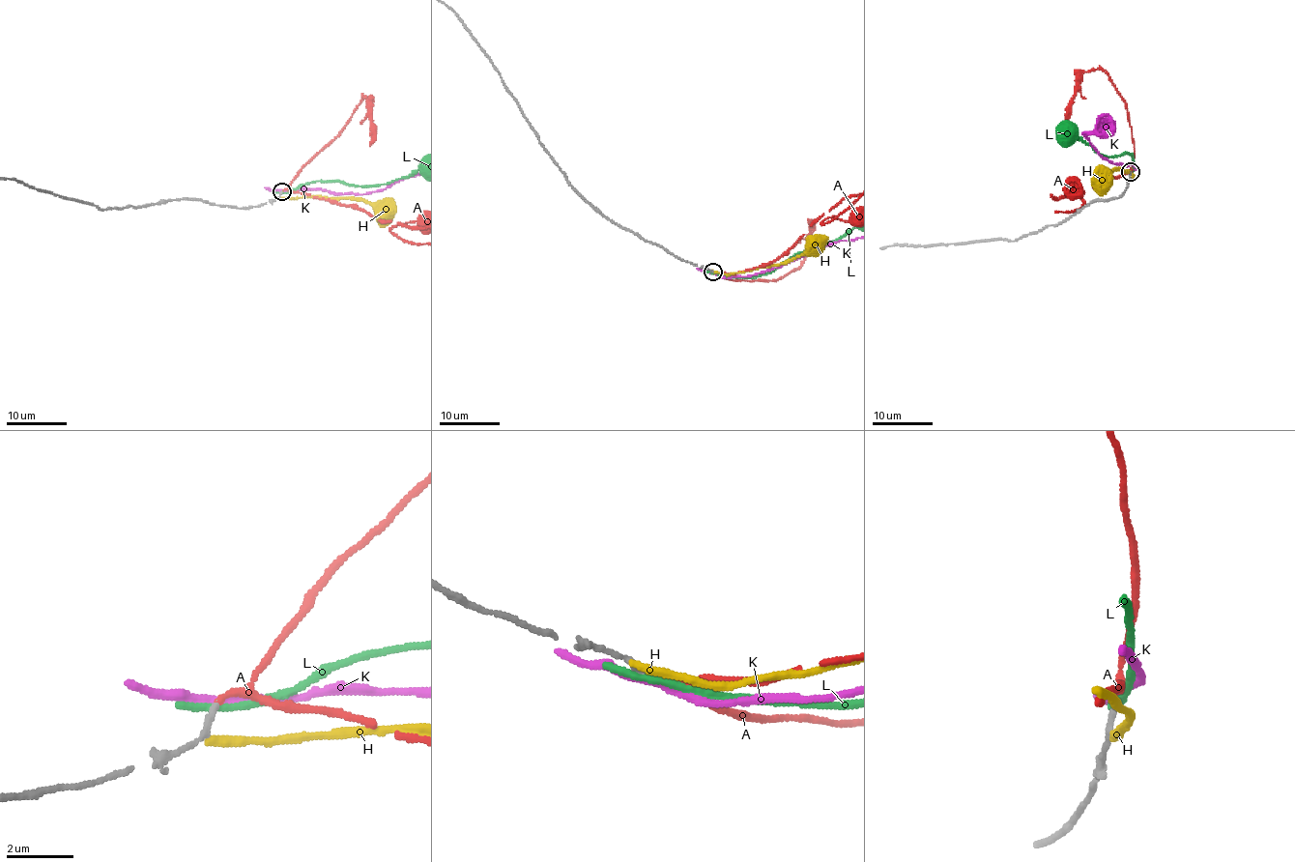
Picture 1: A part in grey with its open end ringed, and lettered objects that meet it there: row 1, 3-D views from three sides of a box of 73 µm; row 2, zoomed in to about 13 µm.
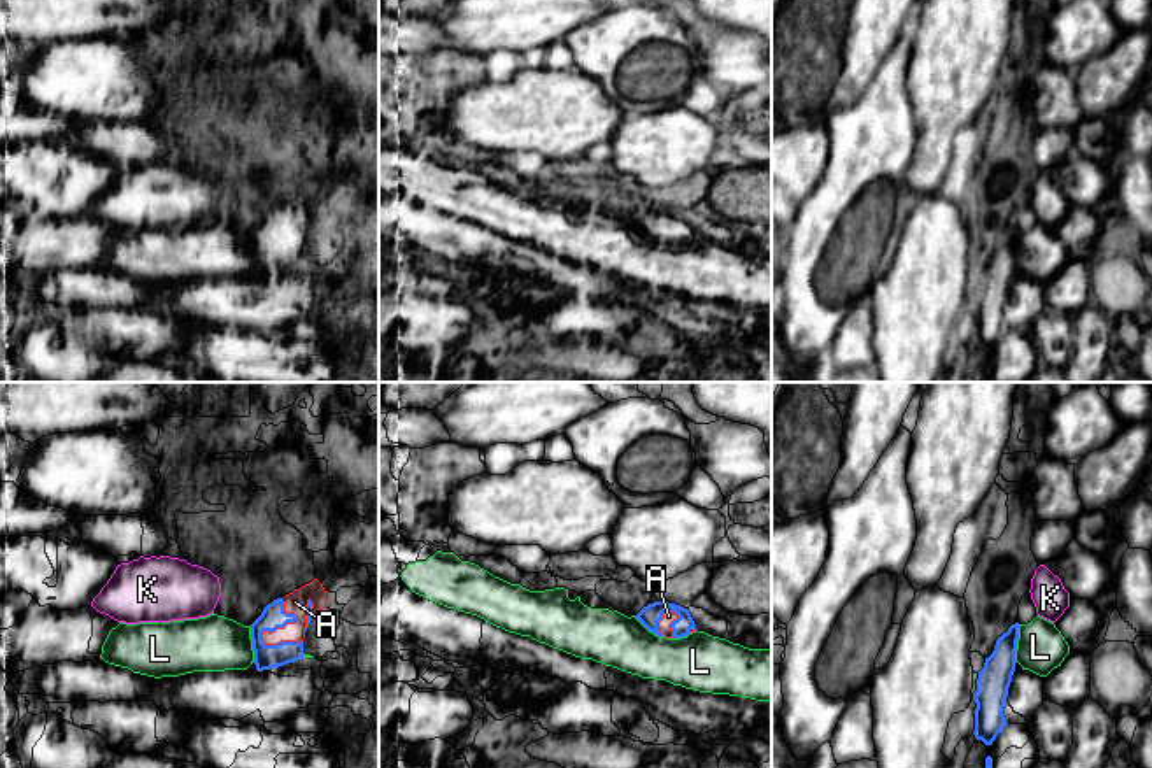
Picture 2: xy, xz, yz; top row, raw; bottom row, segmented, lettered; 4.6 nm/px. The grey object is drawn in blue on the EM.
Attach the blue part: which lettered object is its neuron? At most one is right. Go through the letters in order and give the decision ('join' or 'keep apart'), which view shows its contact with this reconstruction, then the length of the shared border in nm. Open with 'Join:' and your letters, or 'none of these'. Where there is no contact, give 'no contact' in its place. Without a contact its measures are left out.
Join: A
A: join; contact in xy; length 240 nm
H: keep apart; no contact
K: keep apart; no contact
L: keep apart; contact in yz; length 180 nm

